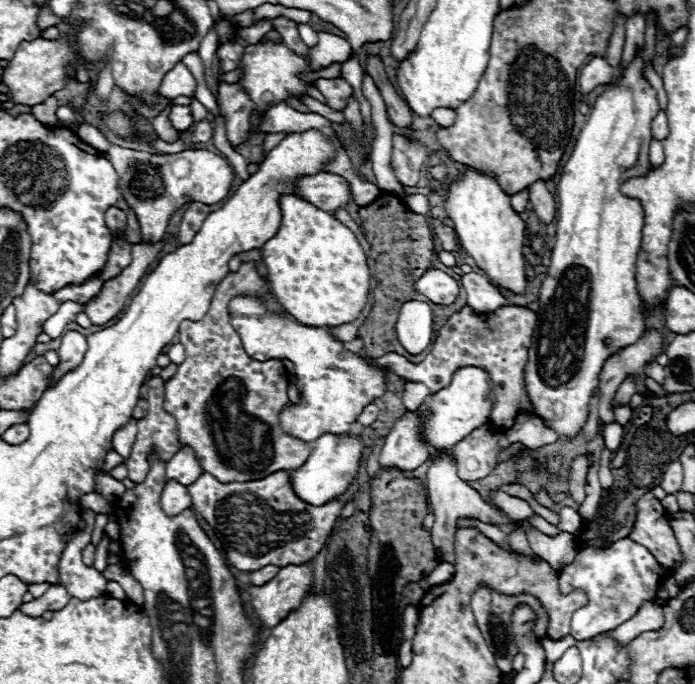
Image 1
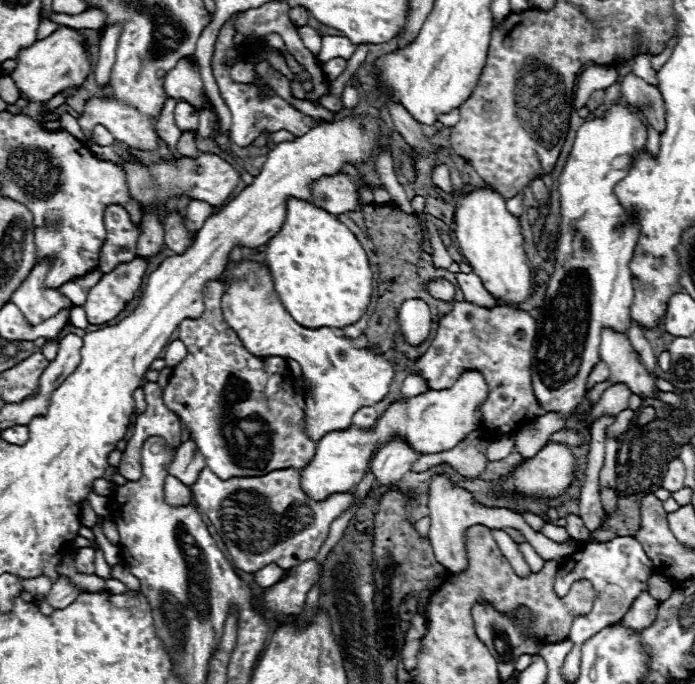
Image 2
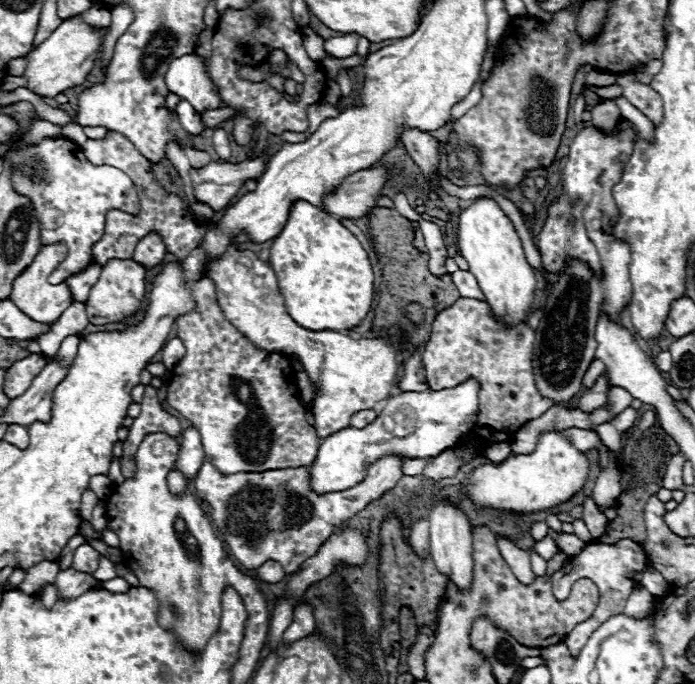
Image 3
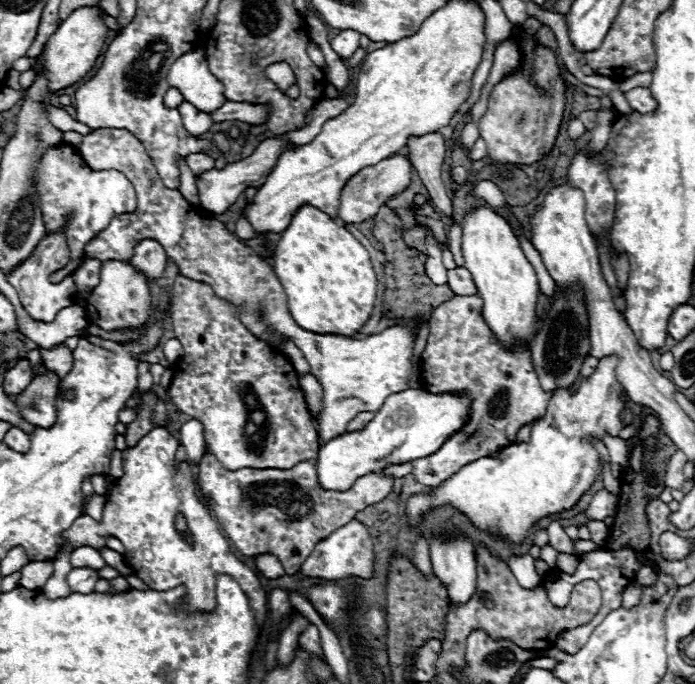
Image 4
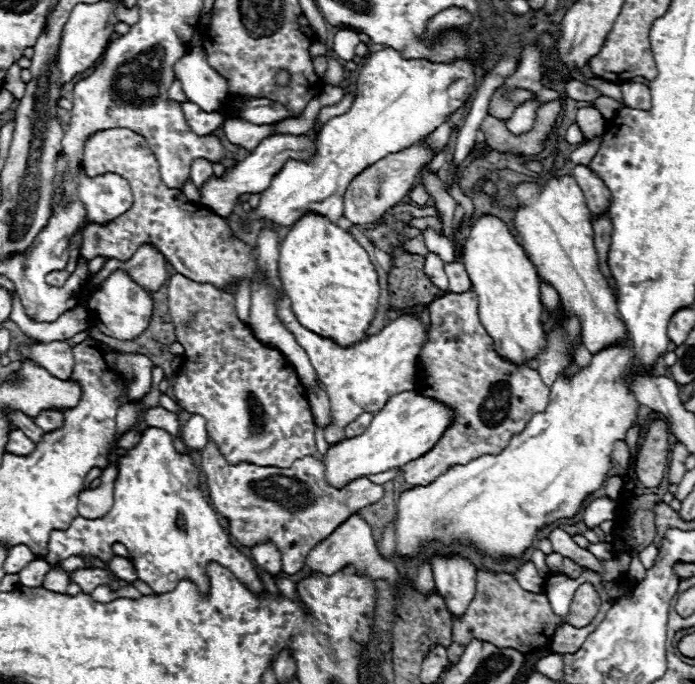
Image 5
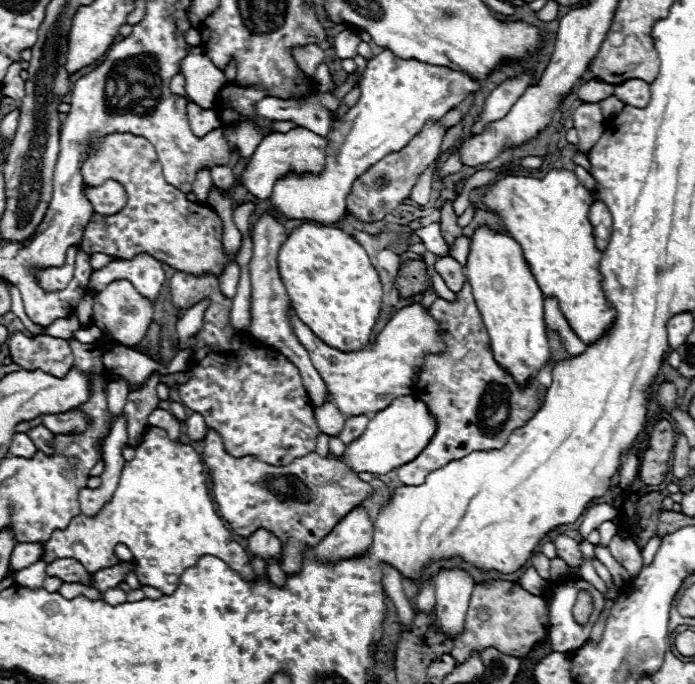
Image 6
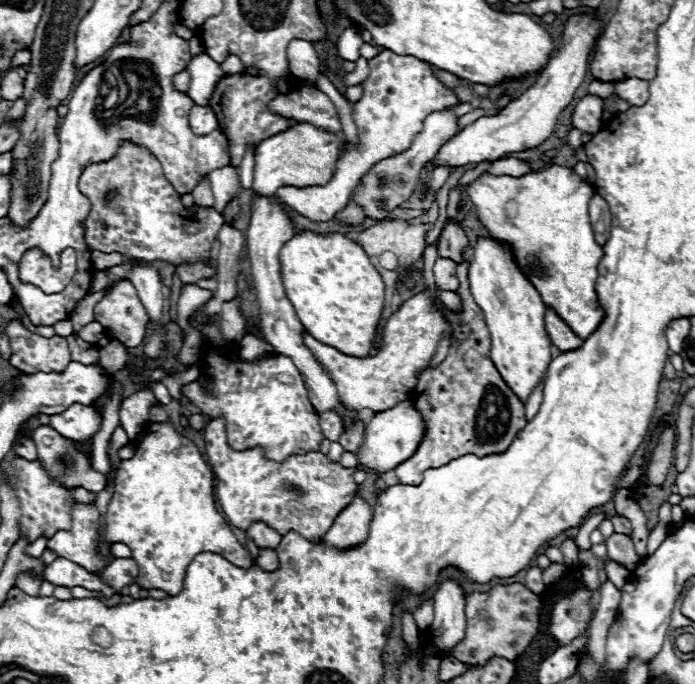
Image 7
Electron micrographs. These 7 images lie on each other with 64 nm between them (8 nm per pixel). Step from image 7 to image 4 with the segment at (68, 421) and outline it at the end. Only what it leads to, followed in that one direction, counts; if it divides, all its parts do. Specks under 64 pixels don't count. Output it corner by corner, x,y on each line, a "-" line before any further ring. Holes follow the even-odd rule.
52,370
36,376
32,384
14,400
20,416
34,426
50,428
56,422
54,392
58,390
58,382
60,378

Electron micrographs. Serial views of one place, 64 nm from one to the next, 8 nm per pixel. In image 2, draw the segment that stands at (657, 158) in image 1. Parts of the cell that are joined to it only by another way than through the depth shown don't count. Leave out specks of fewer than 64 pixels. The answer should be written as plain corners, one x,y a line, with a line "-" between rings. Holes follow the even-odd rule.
648,124
648,142
646,142
646,146
648,146
648,152
652,156
656,156
658,150
660,150
660,136
658,136
658,132
650,124

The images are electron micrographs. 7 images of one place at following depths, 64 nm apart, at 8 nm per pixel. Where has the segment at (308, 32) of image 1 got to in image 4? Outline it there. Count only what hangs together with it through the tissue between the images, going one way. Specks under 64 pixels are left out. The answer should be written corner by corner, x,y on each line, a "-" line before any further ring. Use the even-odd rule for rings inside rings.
308,40
308,56
310,56
310,60
318,66
318,68
324,68
324,54
322,54
322,50
312,42
312,40

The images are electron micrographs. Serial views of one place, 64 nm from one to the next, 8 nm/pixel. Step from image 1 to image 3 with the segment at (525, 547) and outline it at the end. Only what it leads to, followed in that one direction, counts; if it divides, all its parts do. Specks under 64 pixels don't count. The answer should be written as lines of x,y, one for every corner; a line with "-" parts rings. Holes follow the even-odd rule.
533,548
527,550
530,555
531,567
536,576
542,576
547,568
547,561
539,556

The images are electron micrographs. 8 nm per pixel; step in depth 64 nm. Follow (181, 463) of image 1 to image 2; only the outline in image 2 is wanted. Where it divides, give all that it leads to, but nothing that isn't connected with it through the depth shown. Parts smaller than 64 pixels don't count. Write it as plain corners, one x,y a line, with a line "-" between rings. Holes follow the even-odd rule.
186,440
176,450
174,460
168,466
168,474
176,476
180,482
190,486
190,484
194,484
198,480
198,476
204,470
204,466
206,466
204,464
204,456
196,448
196,444
192,440

